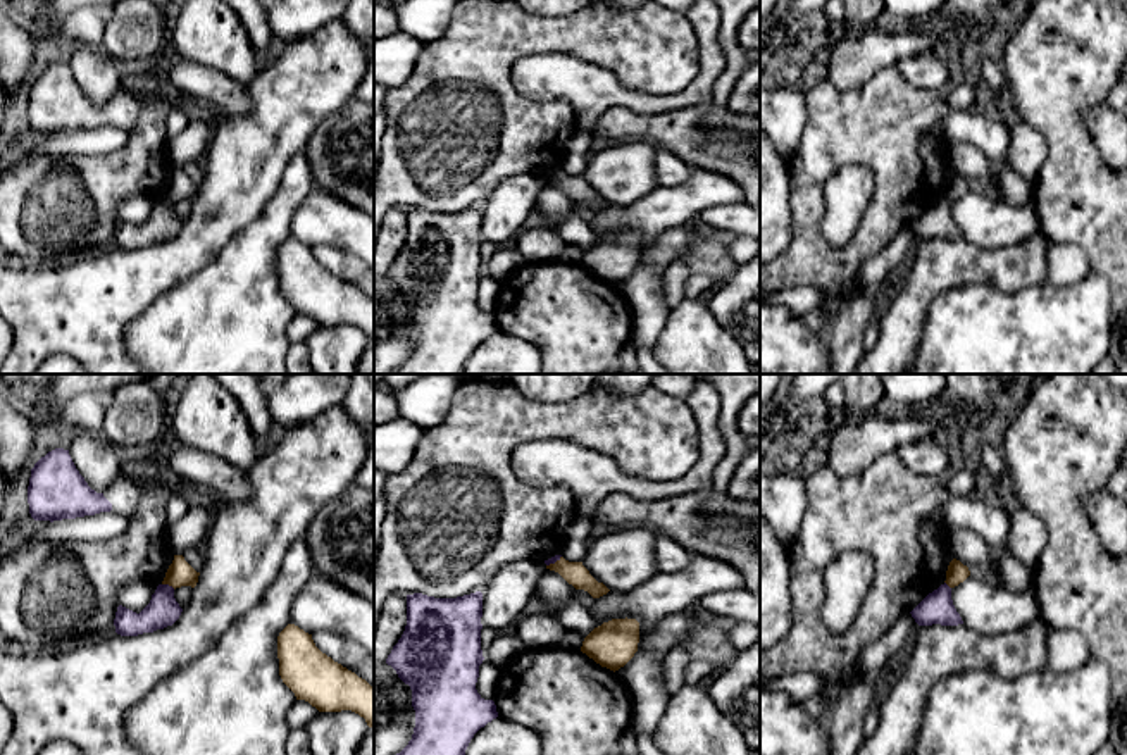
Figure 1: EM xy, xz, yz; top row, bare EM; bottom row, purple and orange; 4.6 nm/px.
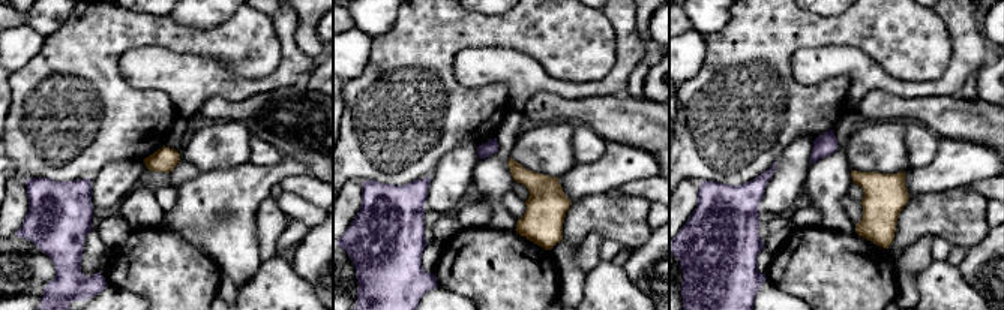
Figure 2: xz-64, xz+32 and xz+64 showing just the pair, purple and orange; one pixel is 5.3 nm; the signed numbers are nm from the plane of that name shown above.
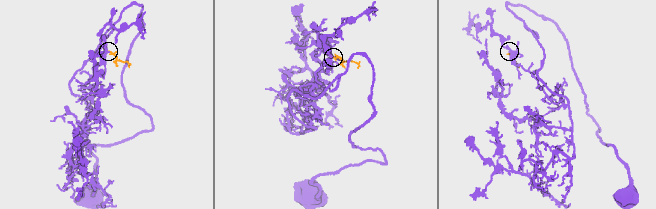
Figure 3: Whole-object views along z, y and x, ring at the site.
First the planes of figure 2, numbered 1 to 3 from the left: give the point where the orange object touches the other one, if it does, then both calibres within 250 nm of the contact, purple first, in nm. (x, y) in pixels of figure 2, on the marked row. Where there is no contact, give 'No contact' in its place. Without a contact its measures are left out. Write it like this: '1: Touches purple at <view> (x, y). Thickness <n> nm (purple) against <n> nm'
1: No contact
2: No contact
3: No contact

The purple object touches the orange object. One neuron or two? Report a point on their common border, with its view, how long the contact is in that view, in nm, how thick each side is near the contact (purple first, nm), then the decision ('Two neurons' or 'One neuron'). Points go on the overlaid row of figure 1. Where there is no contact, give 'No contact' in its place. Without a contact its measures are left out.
Touches purple at xy (168, 585). Shared border 70 nm. Thickness 150 nm (purple) against 120 nm. Two neurons

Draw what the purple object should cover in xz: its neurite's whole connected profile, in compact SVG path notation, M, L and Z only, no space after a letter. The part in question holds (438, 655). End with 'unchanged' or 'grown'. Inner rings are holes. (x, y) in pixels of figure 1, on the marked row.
M483 593L457 598L407 595L407 626L386 658L412 689L415 727L408 745L396 755L465 755L474 734L498 717L493 700L484 700L476 683L481 650Z; unchanged

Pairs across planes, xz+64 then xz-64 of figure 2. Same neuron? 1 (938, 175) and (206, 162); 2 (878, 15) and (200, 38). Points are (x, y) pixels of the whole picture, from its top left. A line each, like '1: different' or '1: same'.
1: different
2: same

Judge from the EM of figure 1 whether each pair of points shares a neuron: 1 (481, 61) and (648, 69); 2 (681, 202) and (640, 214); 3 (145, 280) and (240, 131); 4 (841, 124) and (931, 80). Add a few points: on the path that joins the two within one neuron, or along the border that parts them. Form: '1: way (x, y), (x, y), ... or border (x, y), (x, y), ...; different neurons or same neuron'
1: way (523, 35), (607, 37); same neuron
2: way (671, 207), (650, 214); same neuron
3: way (185, 254), (221, 218), (238, 185), (240, 171); same neuron
4: border (895, 68), (910, 83), (943, 95); different neurons

